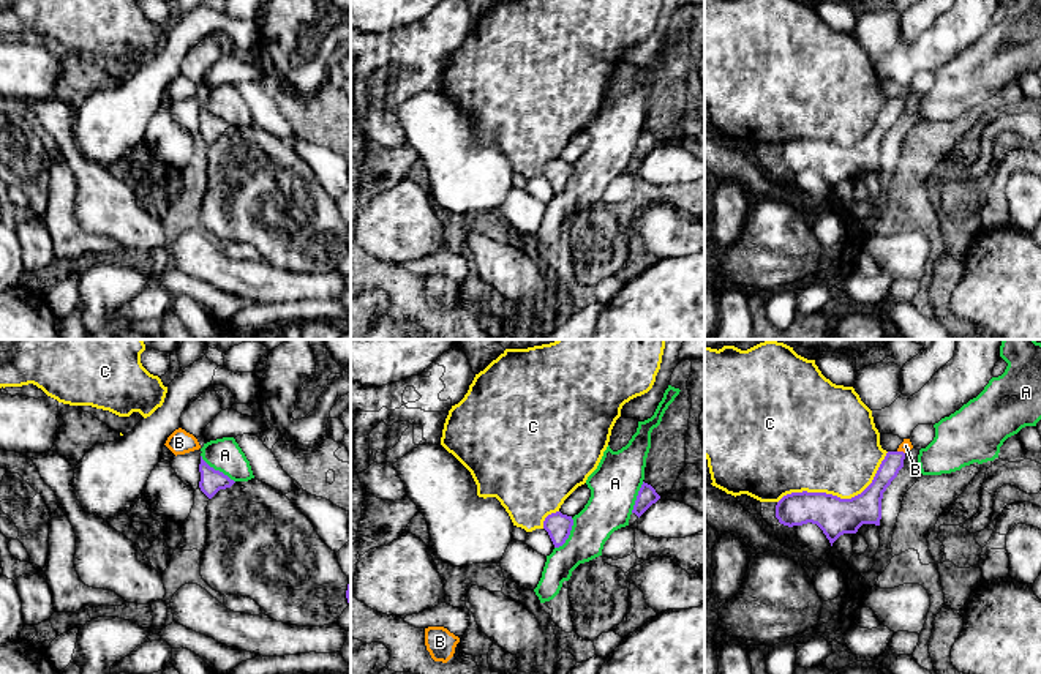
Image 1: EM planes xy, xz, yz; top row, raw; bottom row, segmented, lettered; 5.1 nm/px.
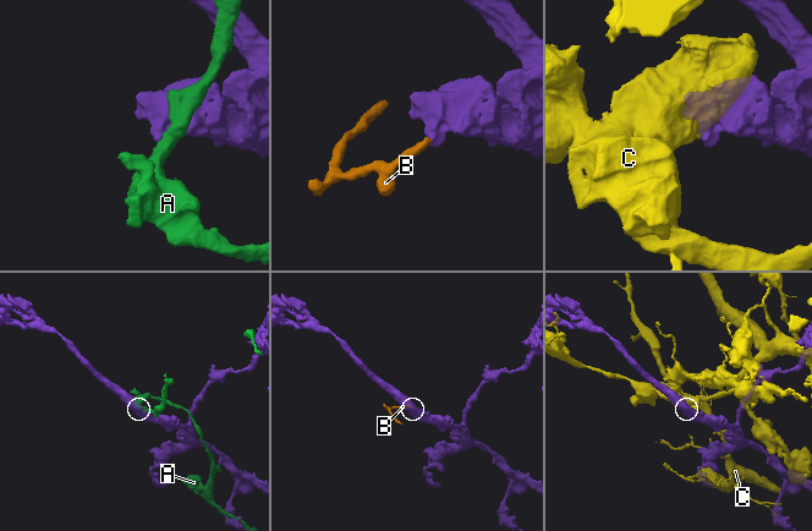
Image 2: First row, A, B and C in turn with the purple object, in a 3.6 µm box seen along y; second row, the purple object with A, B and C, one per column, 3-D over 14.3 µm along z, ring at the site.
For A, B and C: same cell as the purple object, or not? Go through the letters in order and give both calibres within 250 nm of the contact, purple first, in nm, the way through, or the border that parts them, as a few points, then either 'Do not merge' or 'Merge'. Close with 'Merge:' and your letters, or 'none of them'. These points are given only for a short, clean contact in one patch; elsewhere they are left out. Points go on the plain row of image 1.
A: Thickness 120 nm (purple) against 170 nm. Do not merge
B: Thickness 100 nm (purple) against 60 nm. Boundary: yz (898, 97), (904, 100). Do not merge
C: Thickness 190 nm (purple) against 460 nm. Do not merge
Merge: none of them

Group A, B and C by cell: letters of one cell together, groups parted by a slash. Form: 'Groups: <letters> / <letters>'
Groups: A / B / C

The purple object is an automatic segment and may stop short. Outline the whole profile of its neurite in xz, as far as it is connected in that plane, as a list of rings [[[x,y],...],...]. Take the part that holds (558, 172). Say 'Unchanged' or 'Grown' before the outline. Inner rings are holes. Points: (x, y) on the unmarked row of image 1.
Unchanged. [[[561,158],[551,159],[543,167],[543,175],[548,178],[554,194],[566,189],[573,172],[572,163],[562,161]]]

